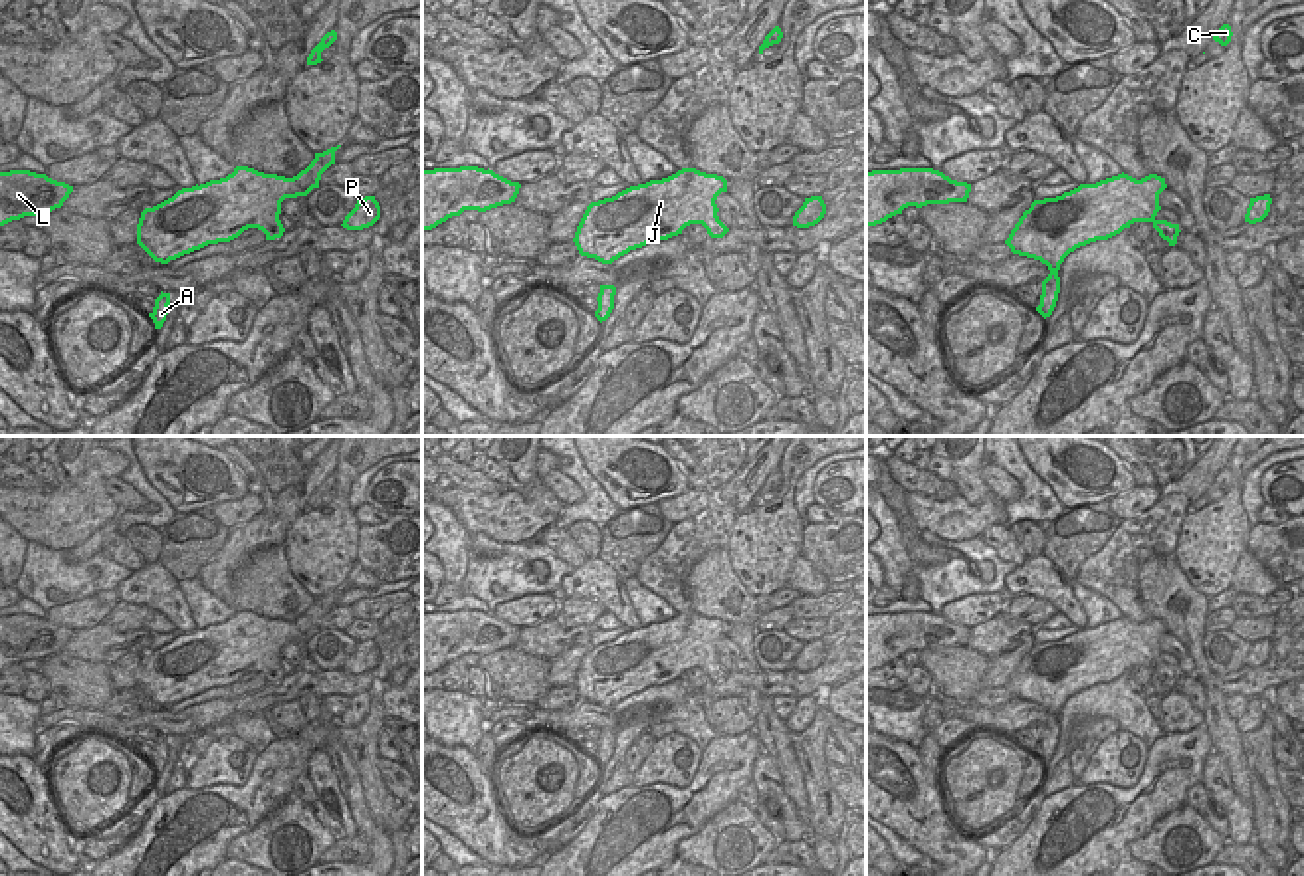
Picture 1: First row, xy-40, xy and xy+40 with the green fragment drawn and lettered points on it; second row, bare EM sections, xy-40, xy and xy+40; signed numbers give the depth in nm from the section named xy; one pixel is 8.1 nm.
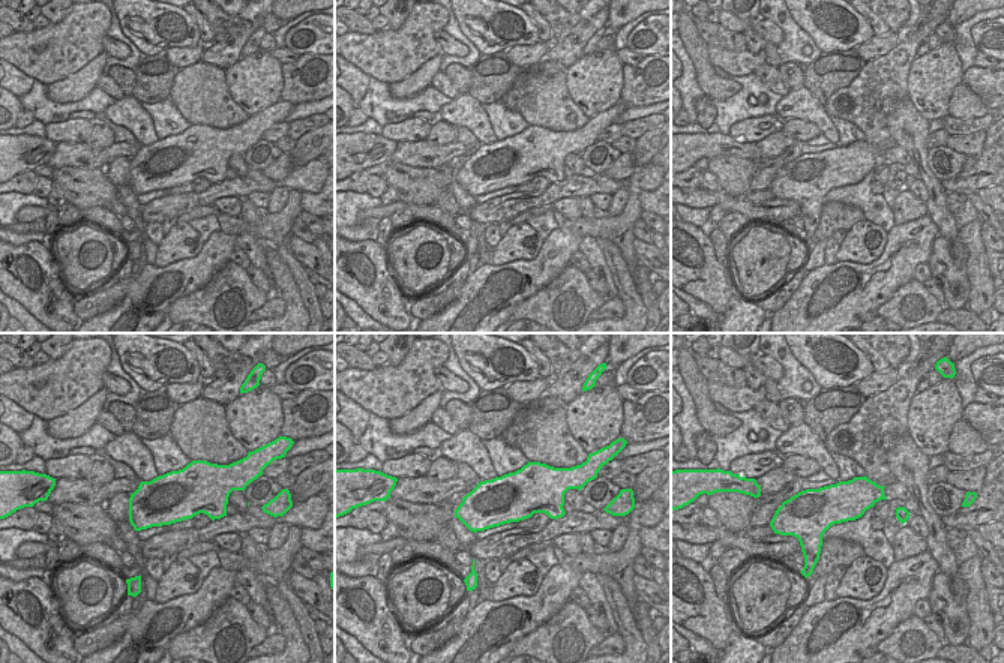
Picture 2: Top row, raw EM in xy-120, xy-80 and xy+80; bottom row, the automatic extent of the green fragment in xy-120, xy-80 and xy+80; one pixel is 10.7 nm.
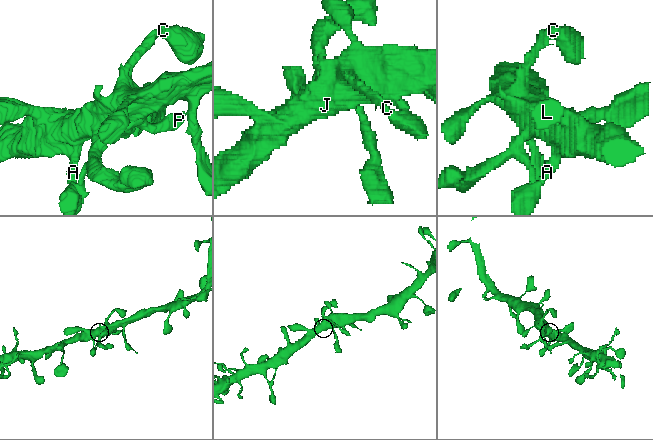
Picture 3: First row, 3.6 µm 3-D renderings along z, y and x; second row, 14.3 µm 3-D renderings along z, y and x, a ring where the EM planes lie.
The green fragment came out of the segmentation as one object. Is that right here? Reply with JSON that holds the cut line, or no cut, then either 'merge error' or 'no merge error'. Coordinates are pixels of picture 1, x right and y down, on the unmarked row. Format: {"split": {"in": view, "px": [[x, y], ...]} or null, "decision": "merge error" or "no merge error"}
{"split": null, "decision": "no merge error"}

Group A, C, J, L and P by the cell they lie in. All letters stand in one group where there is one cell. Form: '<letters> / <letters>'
A C J L P

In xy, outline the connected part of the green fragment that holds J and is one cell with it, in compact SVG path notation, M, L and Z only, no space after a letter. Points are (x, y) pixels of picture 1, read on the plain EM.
M682 612L591 646L573 686L581 700L612 708L630 694L682 678L690 668L702 668L711 682L723 682L729 672L719 664L715 648L721 636L727 636L723 620Z

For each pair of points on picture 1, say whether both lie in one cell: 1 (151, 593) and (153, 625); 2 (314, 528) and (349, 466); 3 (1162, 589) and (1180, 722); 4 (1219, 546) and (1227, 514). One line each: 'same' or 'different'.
1: different
2: same
3: different
4: same

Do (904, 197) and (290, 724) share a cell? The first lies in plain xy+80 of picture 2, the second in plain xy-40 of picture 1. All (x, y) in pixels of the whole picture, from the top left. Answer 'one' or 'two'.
one

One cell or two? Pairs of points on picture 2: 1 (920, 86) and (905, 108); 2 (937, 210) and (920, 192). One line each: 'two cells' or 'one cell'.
1: two cells
2: two cells

